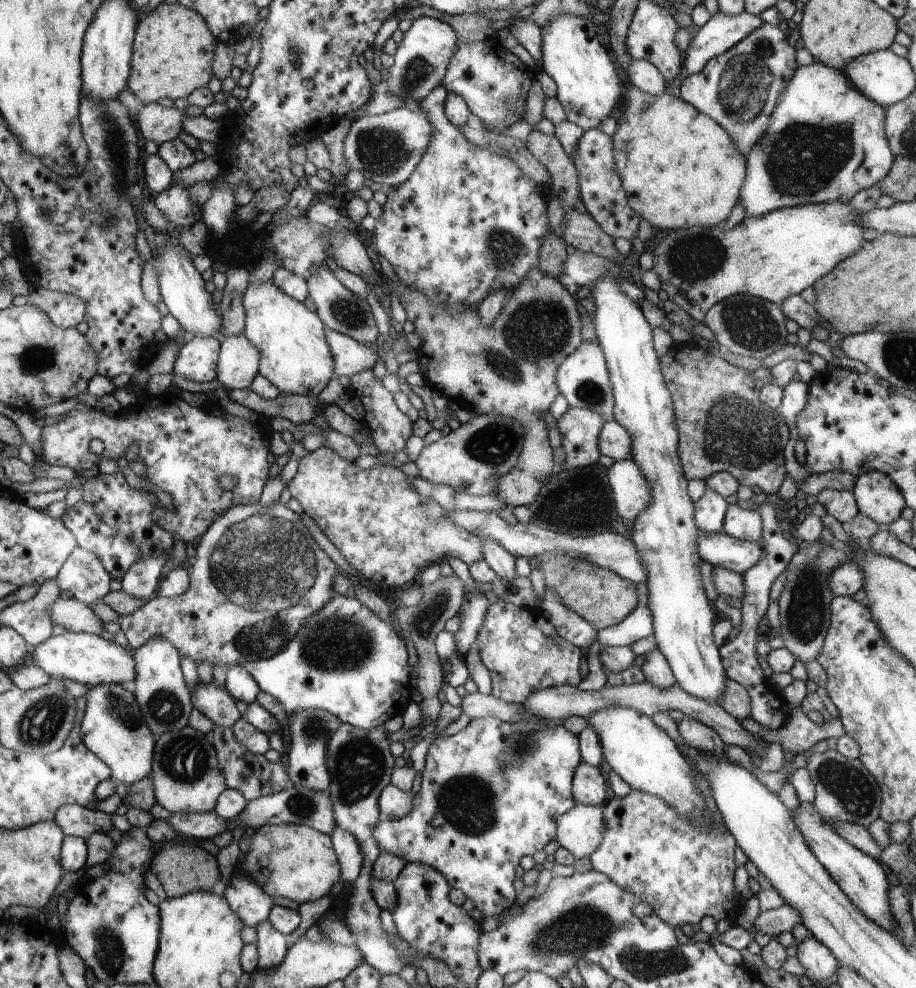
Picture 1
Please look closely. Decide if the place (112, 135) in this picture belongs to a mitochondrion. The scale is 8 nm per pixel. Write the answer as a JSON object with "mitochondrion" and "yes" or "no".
{"mitochondrion":"yes"}

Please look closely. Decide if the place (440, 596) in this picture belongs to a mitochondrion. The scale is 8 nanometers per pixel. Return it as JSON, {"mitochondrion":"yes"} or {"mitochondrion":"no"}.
{"mitochondrion":"yes"}

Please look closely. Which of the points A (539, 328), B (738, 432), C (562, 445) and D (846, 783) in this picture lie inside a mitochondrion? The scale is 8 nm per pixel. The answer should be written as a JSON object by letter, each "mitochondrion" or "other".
{"A":"mitochondrion","B":"mitochondrion","C":"other","D":"mitochondrion"}

